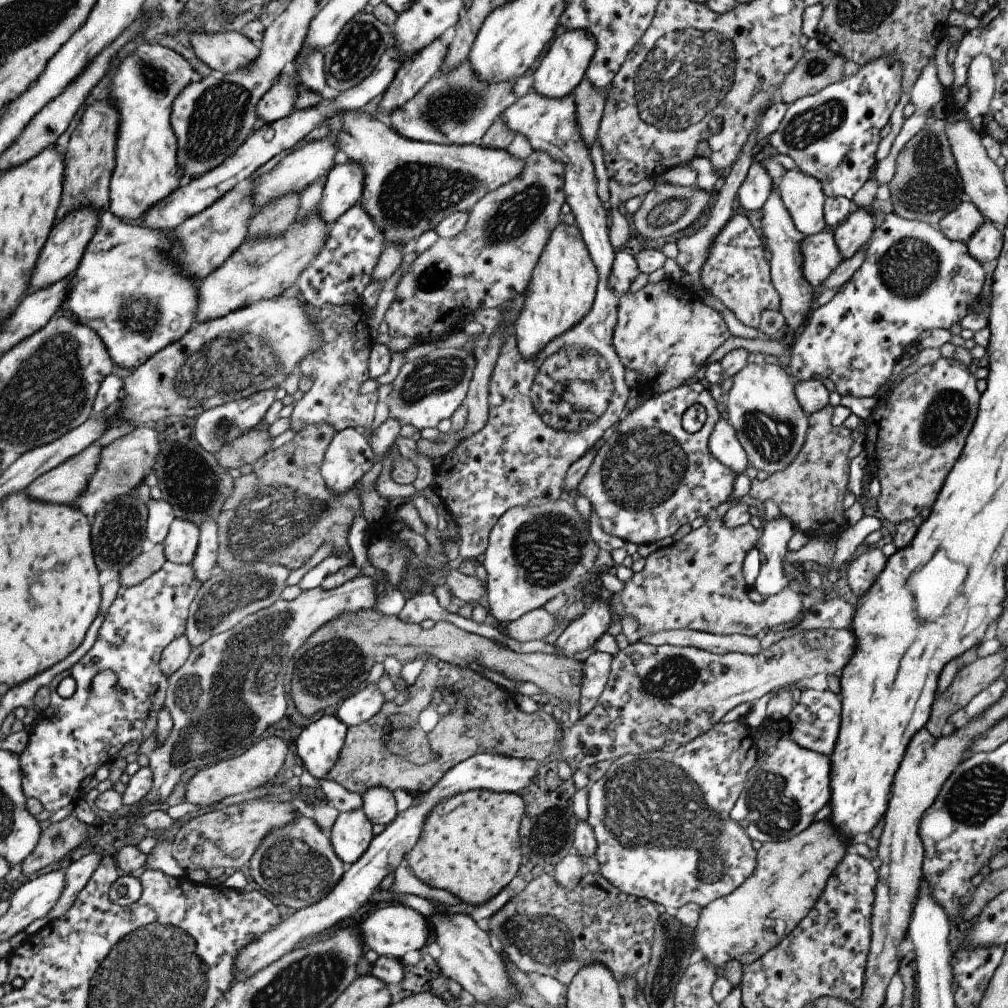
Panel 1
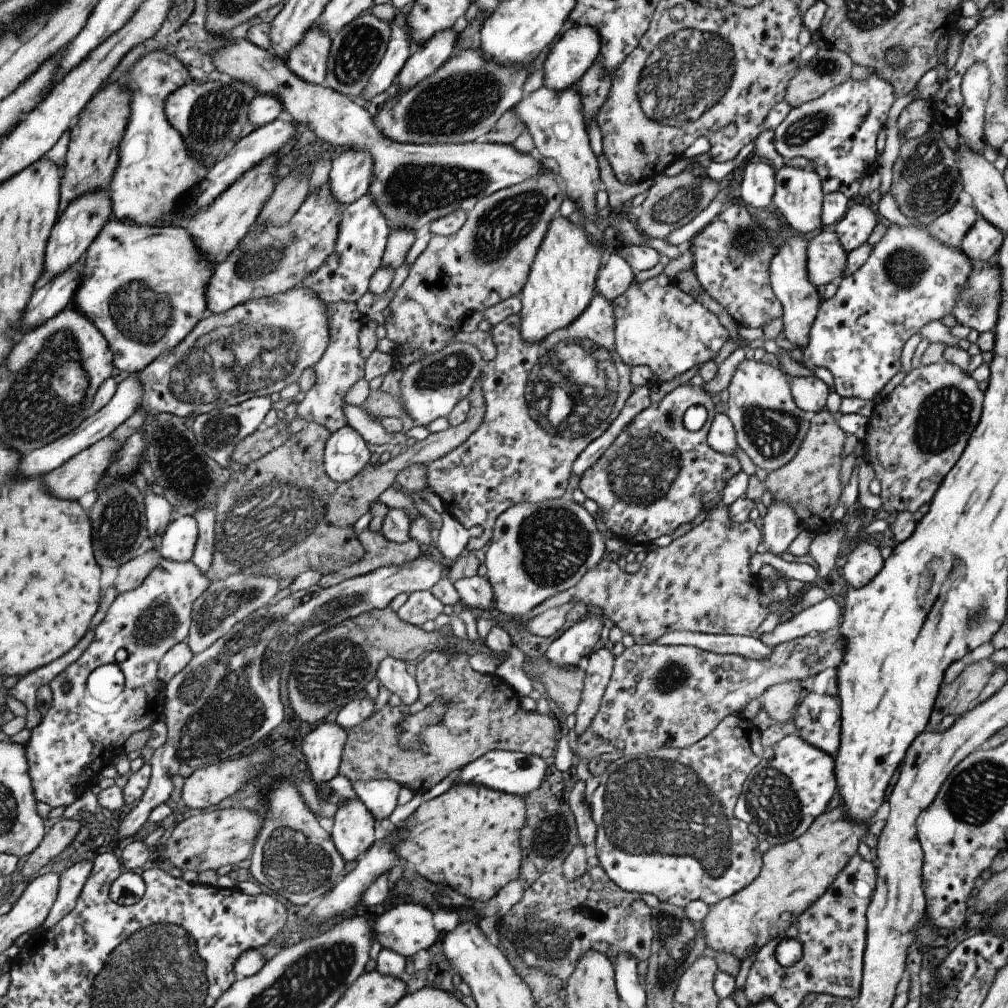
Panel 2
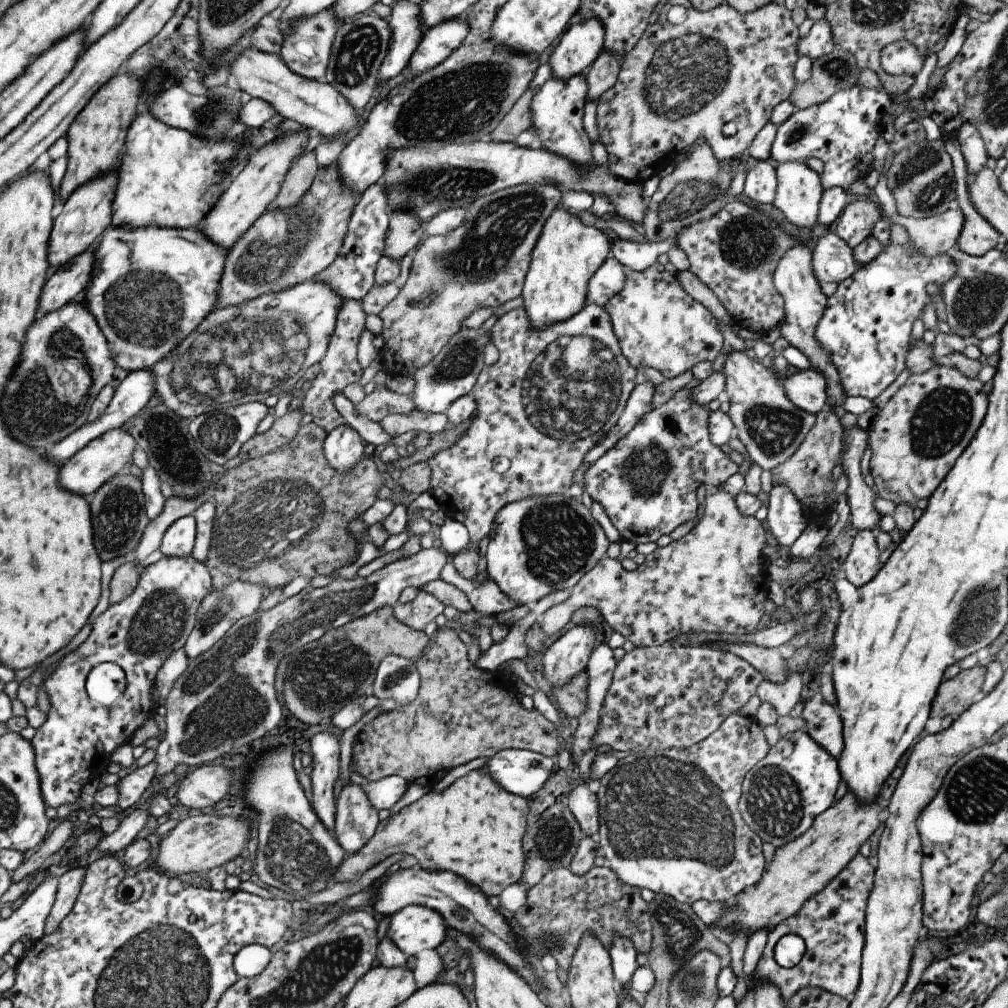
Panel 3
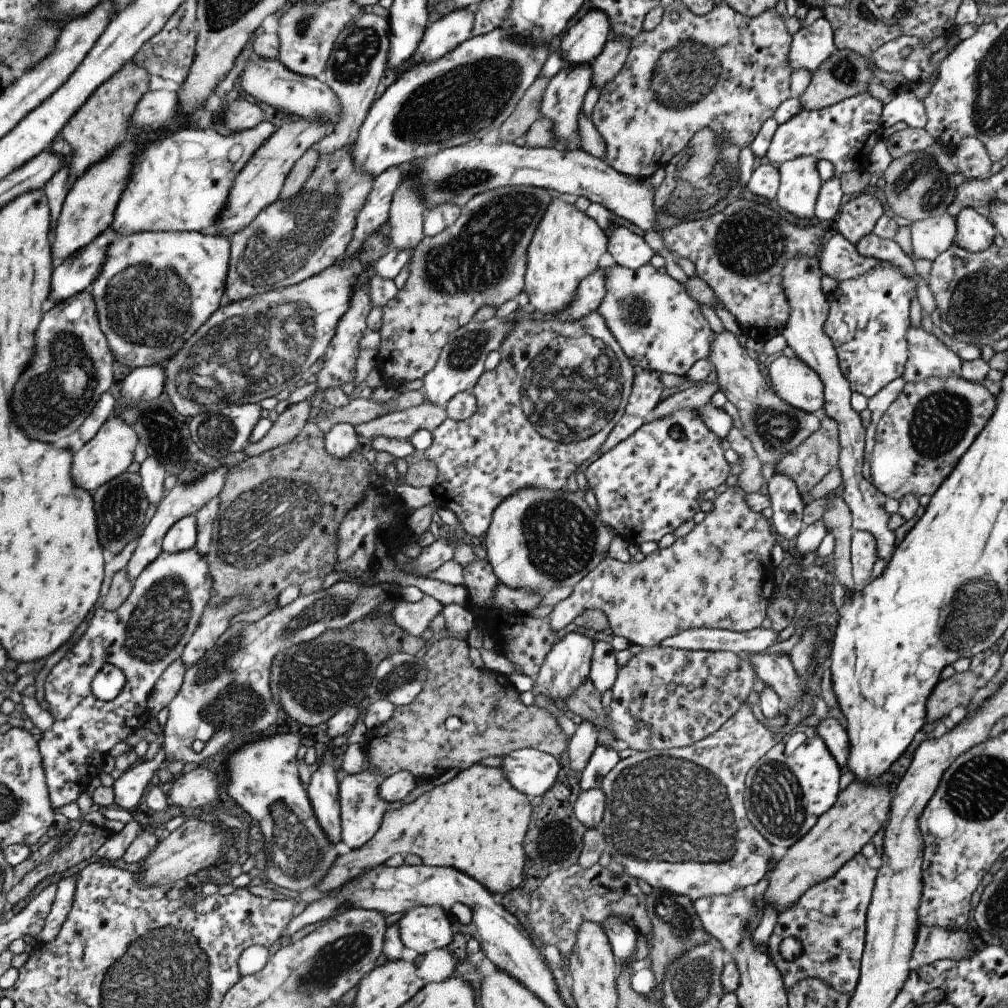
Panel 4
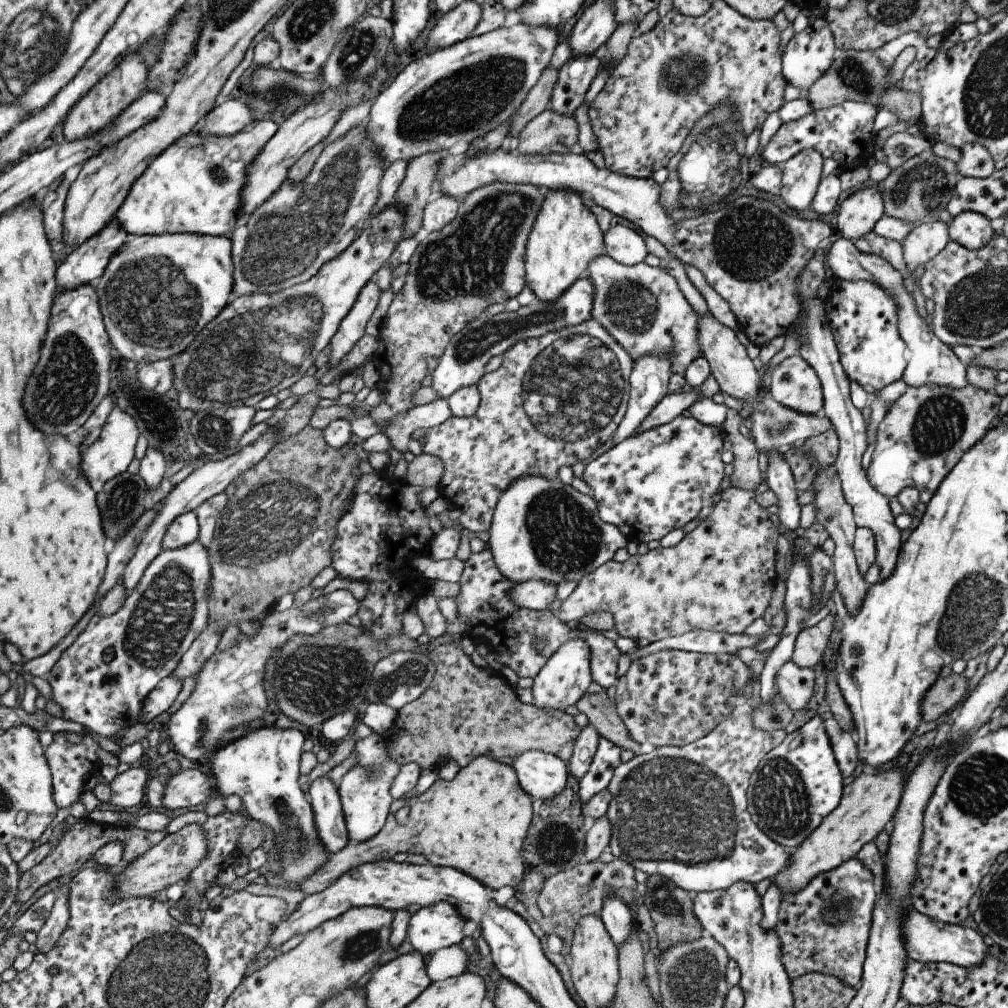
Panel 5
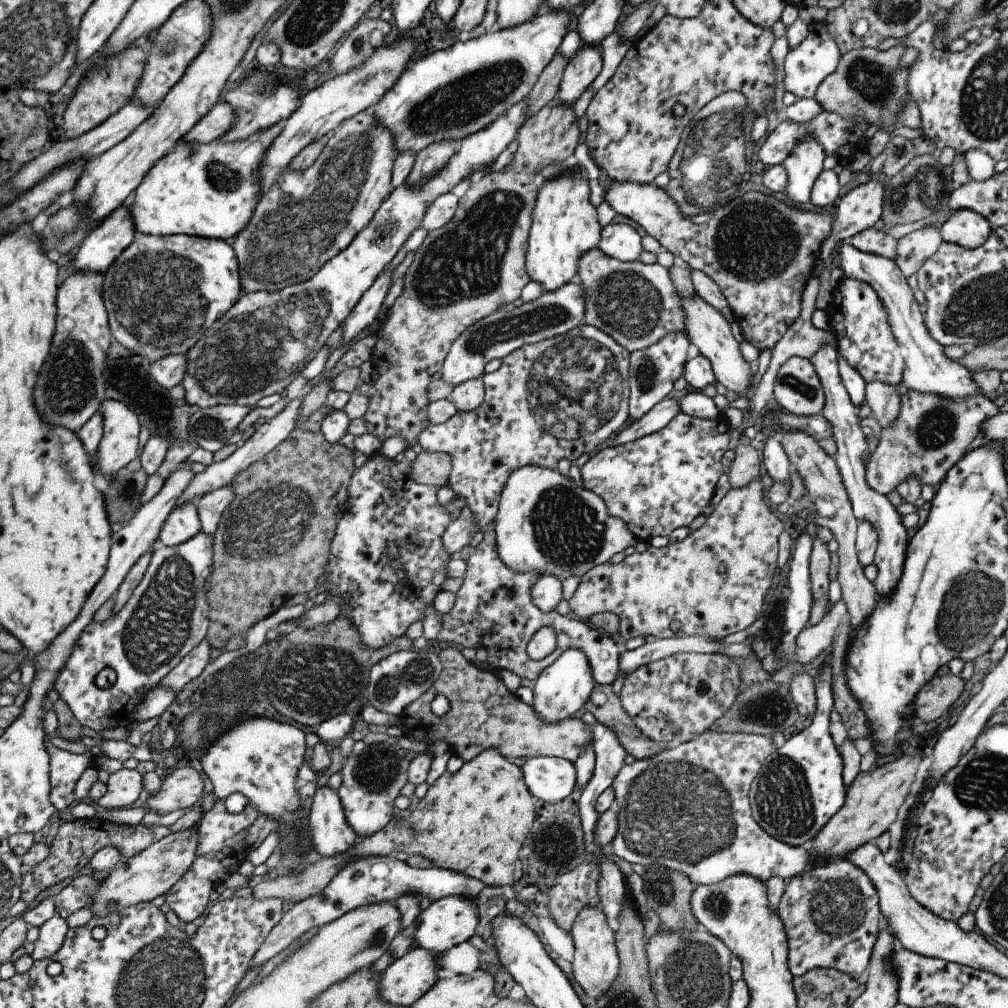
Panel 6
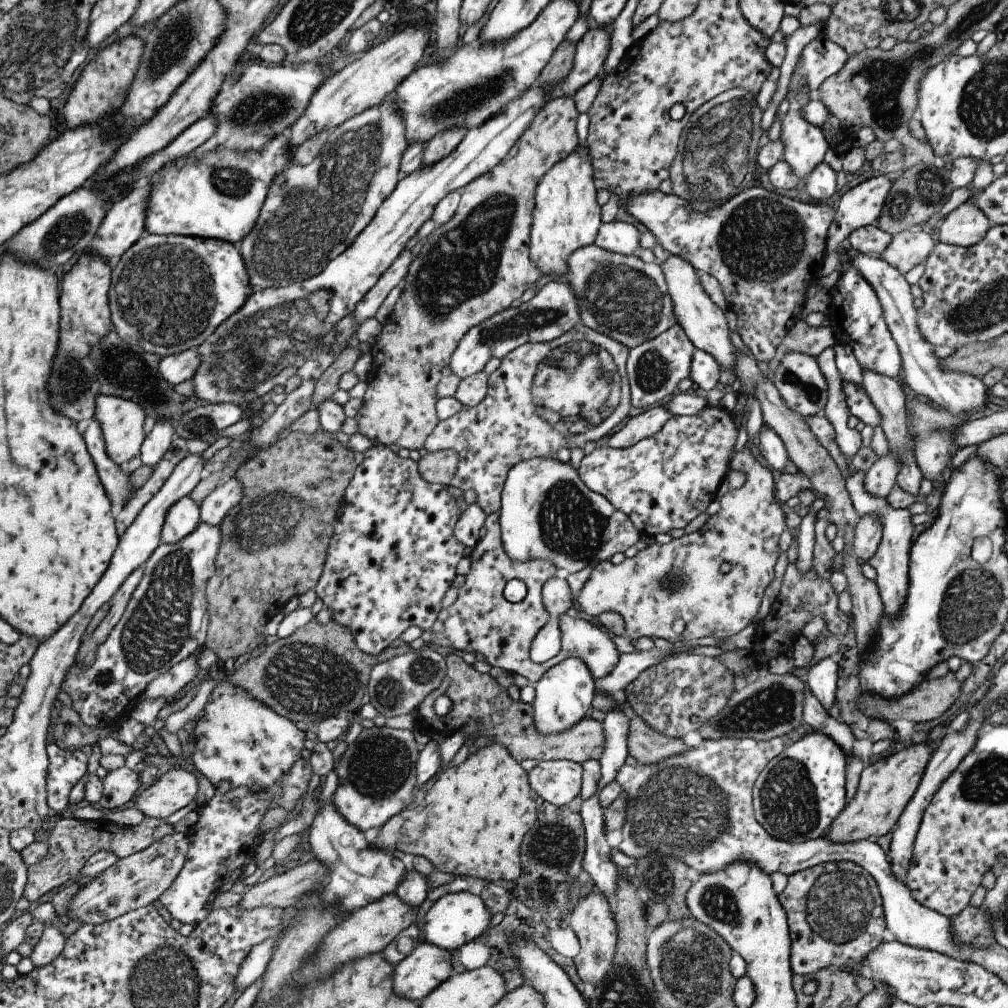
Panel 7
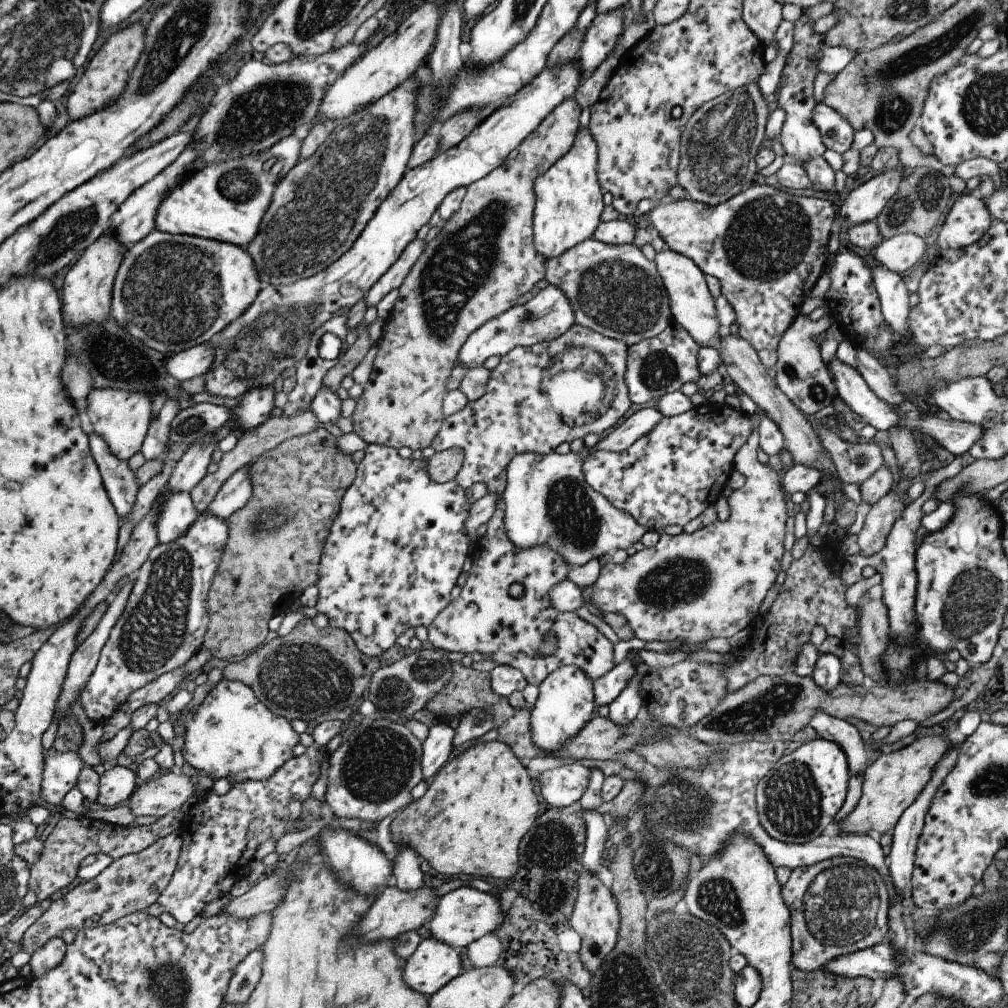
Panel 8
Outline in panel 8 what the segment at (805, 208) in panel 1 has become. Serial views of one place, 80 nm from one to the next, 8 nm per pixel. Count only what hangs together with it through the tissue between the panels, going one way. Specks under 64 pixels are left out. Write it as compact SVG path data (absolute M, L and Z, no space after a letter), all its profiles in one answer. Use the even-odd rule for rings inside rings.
M803 10L793 22L793 44L784 59L784 65L775 90L777 96L776 108L782 109L784 112L783 126L778 141L784 150L785 159L799 164L808 158L822 155L825 150L821 142L820 130L817 130L812 121L812 110L816 104L812 95L812 82L819 74L812 58L819 52L824 40L823 34L813 31L814 22L803 13Z

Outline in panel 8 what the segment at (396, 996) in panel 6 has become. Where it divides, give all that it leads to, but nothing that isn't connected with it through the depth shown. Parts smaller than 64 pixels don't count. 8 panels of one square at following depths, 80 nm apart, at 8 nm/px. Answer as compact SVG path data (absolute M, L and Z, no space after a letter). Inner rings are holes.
M431 936L421 939L416 950L413 948L411 950L412 953L406 958L406 965L402 971L403 982L406 986L409 986L411 990L423 994L424 997L430 997L446 982L449 982L464 970L459 961L459 950Z

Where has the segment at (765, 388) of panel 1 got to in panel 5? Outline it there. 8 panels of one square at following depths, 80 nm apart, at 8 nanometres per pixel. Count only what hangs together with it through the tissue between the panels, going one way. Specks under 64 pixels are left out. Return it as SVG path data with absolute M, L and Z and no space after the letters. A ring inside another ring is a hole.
M709 312L697 316L696 335L700 354L708 362L718 390L744 403L742 414L747 420L749 436L753 437L755 445L765 454L767 451L779 451L783 454L792 445L799 446L806 438L824 433L831 427L827 417L801 414L775 402L769 392L760 388L761 375L755 371L751 359L745 353L745 347L737 341L735 333L719 323Z

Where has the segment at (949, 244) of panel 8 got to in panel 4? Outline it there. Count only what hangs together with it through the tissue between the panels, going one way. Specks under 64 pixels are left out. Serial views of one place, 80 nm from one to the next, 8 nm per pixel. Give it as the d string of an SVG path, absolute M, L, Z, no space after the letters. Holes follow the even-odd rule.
M965 207L955 219L953 243L969 252L985 250L995 238L996 230L981 211Z

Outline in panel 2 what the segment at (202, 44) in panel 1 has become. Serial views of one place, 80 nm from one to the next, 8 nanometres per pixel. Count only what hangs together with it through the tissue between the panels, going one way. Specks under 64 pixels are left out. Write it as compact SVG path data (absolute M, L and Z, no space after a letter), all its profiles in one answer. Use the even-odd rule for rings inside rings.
M245 39L215 41L210 45L207 56L212 58L213 66L219 72L254 88L257 95L274 96L293 122L305 123L317 139L331 144L333 148L341 146L343 149L357 149L370 154L374 164L374 179L367 193L391 229L397 227L415 232L433 219L457 209L467 212L480 198L525 179L535 179L540 170L550 169L550 163L537 161L511 145L487 143L482 139L434 145L393 142L376 129L372 117L361 105L324 84L316 85L301 80L269 51Z

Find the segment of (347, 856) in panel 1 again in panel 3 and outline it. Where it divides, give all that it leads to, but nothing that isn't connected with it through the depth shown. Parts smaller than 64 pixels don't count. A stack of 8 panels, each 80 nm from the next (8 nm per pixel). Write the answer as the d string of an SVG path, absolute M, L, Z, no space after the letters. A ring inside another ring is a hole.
M351 781L338 786L334 805L333 837L345 855L353 854L375 832L379 824L378 810L371 806L361 786Z

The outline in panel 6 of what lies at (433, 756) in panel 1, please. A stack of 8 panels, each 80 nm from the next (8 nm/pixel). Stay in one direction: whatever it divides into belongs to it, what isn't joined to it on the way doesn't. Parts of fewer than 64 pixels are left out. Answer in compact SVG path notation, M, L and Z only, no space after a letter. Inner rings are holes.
M459 648L436 650L442 669L437 680L402 712L406 757L422 751L427 753L427 746L441 741L450 746L453 754L461 756L463 762L471 760L485 749L495 749L506 759L529 757L561 757L573 762L586 745L592 748L592 730L580 718L566 718L558 723L546 723L537 718L531 705L525 704L517 694L505 689L500 677L479 669L459 652ZM437 694L443 694L449 701L449 711L441 717L431 713L429 703Z

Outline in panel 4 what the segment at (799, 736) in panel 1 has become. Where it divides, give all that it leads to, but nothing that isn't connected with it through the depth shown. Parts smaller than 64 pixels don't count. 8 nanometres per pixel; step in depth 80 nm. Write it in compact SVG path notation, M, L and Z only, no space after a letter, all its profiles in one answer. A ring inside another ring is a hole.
M826 716L820 719L816 726L818 737L825 743L829 754L840 766L841 772L846 772L846 762L848 761L849 737L846 730L835 719Z

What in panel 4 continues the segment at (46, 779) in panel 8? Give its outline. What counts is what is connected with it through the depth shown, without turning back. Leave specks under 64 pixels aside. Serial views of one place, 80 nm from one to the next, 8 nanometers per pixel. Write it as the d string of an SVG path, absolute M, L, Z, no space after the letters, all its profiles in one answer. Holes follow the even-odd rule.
M195 547L186 551L168 553L161 551L134 578L131 592L115 610L106 611L102 606L97 607L91 614L86 630L63 655L63 657L49 670L44 681L44 699L48 704L48 711L53 717L50 730L42 732L41 758L45 758L45 778L49 778L49 800L53 808L61 808L65 804L75 802L81 792L85 790L92 778L102 772L101 764L110 748L129 734L137 735L137 728L143 727L148 721L148 696L155 681L162 672L176 659L187 644L193 631L199 624L202 612L209 598L211 577L208 571L206 556L200 555ZM103 664L113 664L123 672L127 678L119 696L113 702L99 702L91 694L91 680Z

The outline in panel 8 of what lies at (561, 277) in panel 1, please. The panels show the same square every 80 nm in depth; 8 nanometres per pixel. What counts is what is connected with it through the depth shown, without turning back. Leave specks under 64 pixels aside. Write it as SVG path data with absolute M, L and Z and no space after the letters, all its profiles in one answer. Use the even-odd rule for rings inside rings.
M588 127L578 128L572 147L533 181L533 242L535 250L546 260L593 237L593 231L601 221L604 205L597 178L596 148Z

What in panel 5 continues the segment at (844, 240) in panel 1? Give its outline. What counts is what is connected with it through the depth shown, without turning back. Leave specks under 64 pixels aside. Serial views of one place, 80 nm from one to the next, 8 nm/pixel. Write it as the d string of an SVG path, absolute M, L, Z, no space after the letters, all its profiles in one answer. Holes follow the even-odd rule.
M860 187L836 208L833 229L847 240L855 240L872 230L883 215L882 196L875 187Z

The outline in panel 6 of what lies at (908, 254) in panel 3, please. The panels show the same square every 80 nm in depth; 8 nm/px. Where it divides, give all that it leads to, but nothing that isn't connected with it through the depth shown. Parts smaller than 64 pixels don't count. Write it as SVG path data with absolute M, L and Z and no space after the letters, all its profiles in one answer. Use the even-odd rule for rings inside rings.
M843 276L832 289L831 302L826 308L827 328L834 334L836 350L847 364L855 368L864 382L878 380L897 385L902 380L902 349L893 338L887 322L887 313L876 292L866 282Z

